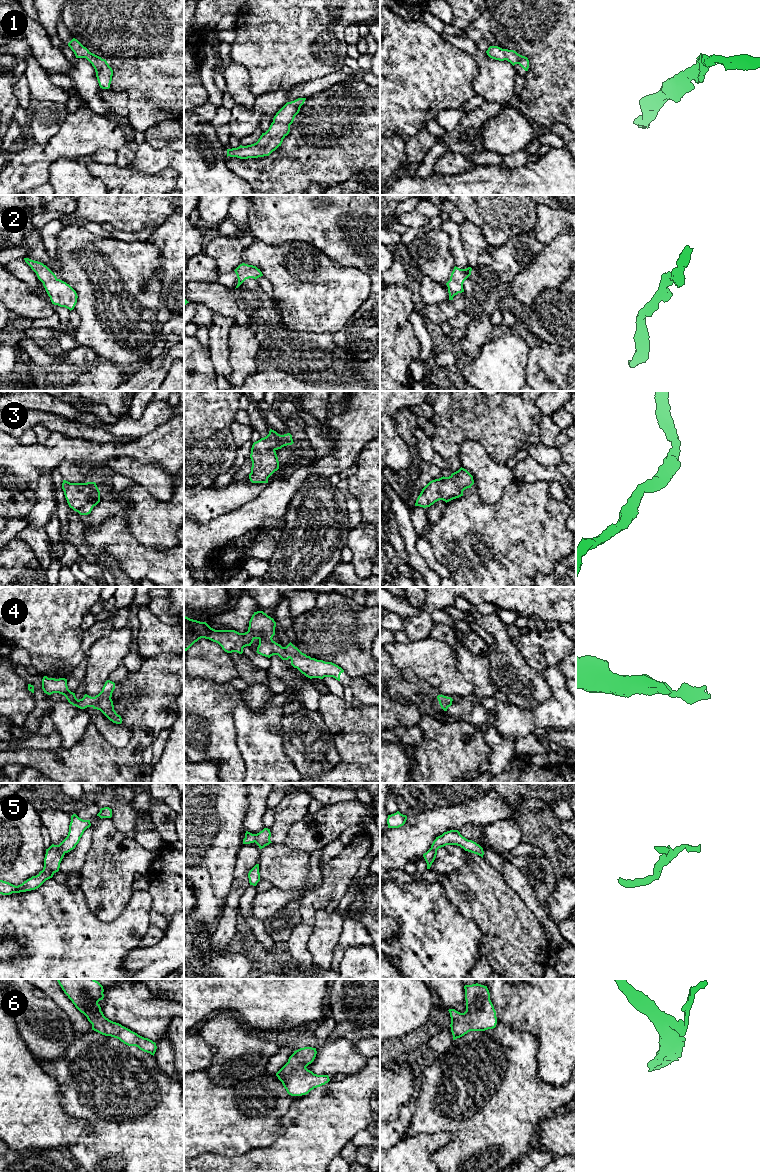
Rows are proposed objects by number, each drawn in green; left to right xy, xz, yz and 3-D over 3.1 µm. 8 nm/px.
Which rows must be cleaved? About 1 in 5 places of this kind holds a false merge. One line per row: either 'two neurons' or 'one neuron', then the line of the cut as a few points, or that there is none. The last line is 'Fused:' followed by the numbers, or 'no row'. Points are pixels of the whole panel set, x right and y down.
1: one neuron; no cut
2: one neuron; no cut
3: one neuron; no cut
4: one neuron; no cut
5: one neuron; no cut
6: one neuron; no cut
Fused: no row

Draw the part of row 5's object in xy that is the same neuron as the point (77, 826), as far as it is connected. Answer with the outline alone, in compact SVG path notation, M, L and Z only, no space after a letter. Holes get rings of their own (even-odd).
M73 814L67 837L59 845L52 844L46 849L43 870L38 875L32 876L18 886L0 880L0 894L10 895L39 888L46 880L52 878L59 871L64 855L76 847L84 831L90 826L90 820L83 820L76 814Z

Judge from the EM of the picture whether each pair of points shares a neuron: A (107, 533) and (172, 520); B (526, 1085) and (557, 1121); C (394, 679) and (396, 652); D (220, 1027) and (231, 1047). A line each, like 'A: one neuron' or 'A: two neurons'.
A: two neurons
B: two neurons
C: two neurons
D: one neuron

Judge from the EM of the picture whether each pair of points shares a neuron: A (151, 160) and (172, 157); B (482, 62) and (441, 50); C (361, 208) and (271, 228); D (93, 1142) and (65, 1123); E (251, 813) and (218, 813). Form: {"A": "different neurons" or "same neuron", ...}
{"A": "same neuron", "B": "different neurons", "C": "same neuron", "D": "different neurons", "E": "different neurons"}

